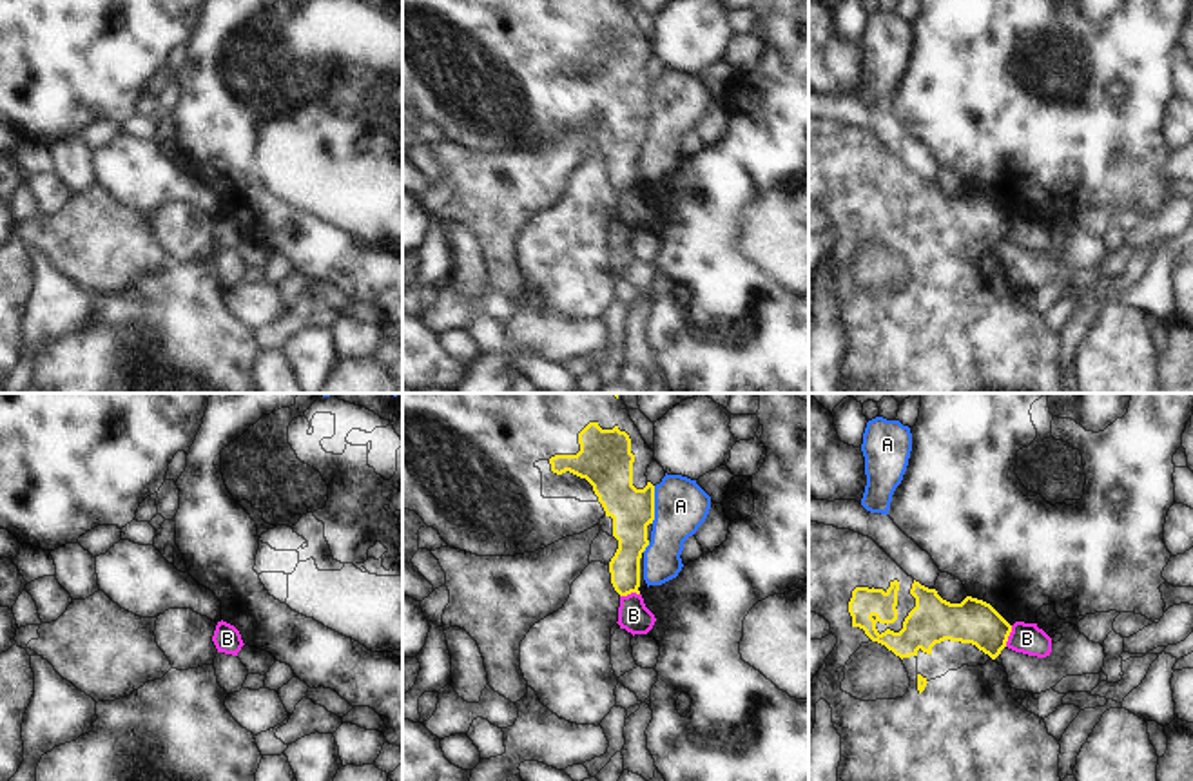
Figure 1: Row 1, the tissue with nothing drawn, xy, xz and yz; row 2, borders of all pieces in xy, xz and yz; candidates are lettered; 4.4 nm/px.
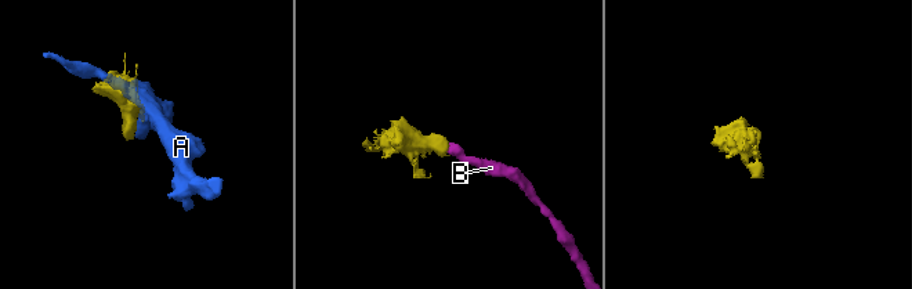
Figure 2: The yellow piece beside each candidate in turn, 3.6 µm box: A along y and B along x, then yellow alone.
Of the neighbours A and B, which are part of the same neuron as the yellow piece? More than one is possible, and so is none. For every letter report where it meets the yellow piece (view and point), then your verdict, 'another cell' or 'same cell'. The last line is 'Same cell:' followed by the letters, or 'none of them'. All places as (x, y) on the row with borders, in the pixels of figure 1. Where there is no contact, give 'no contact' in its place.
A: meets yellow in xz at (653, 504); another cell
B: meets yellow in yz at (1007, 636); another cell
Same cell: none of them

